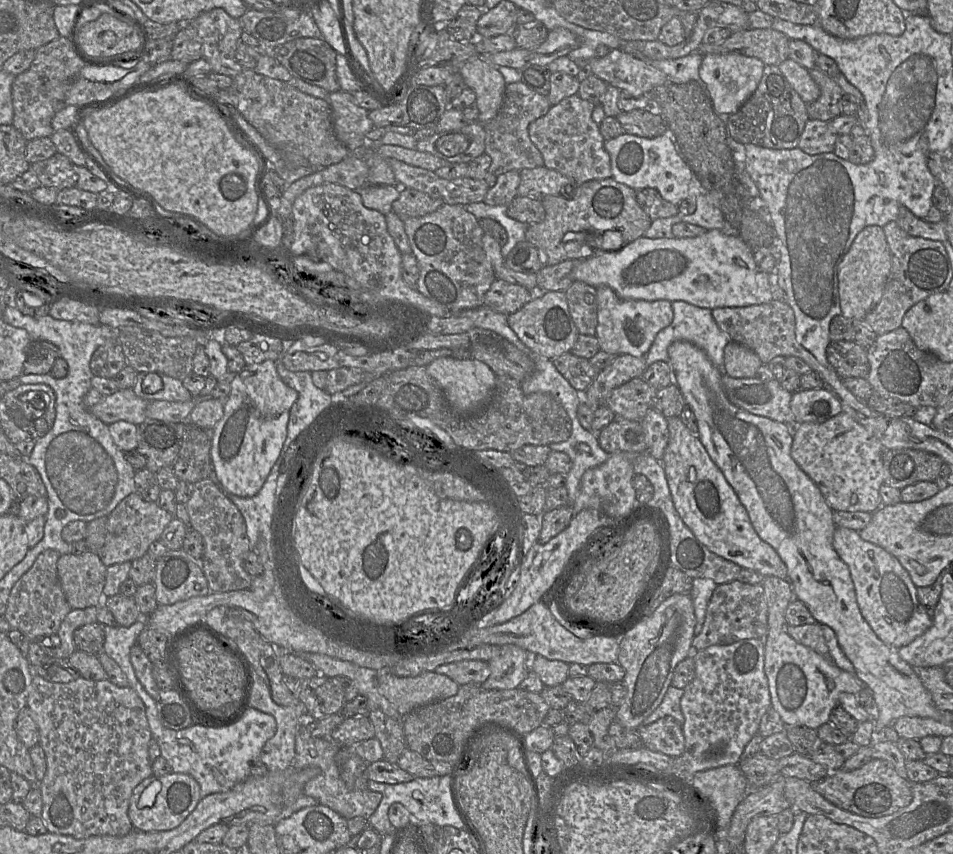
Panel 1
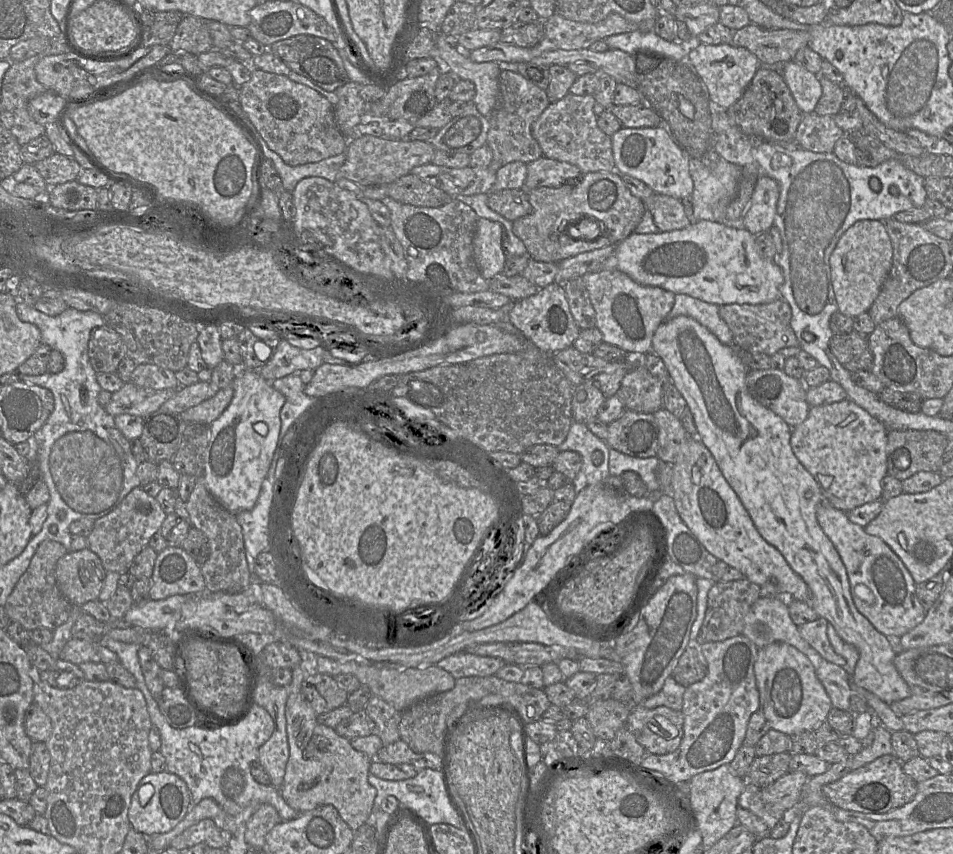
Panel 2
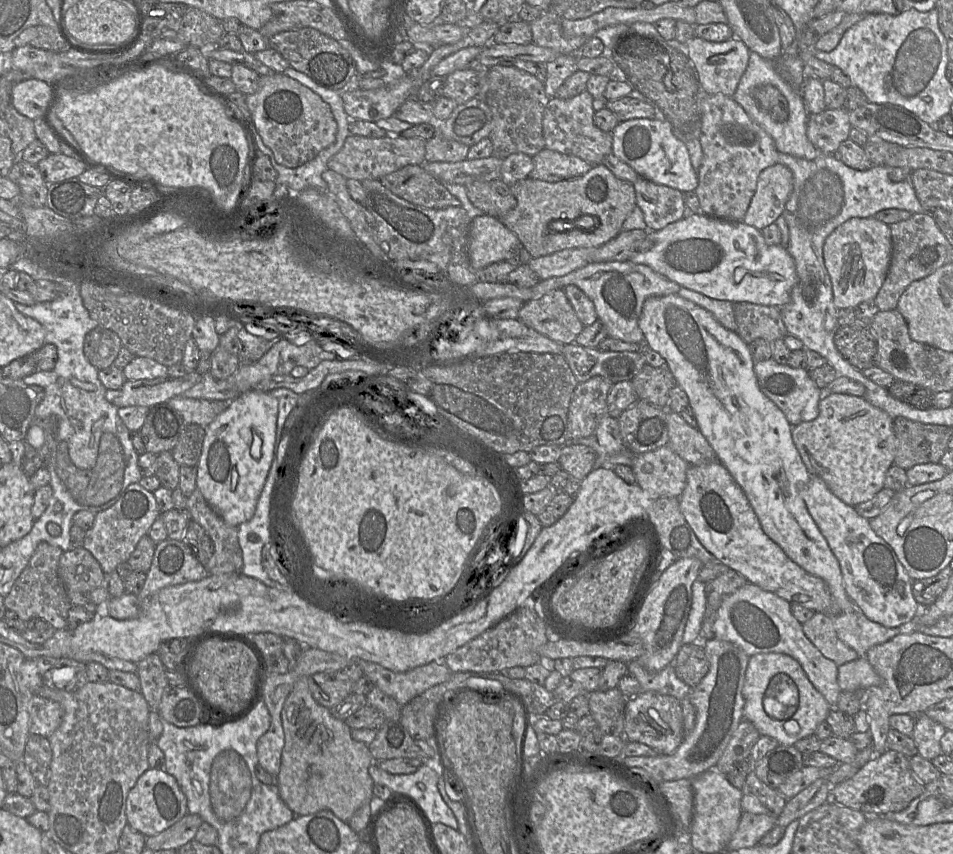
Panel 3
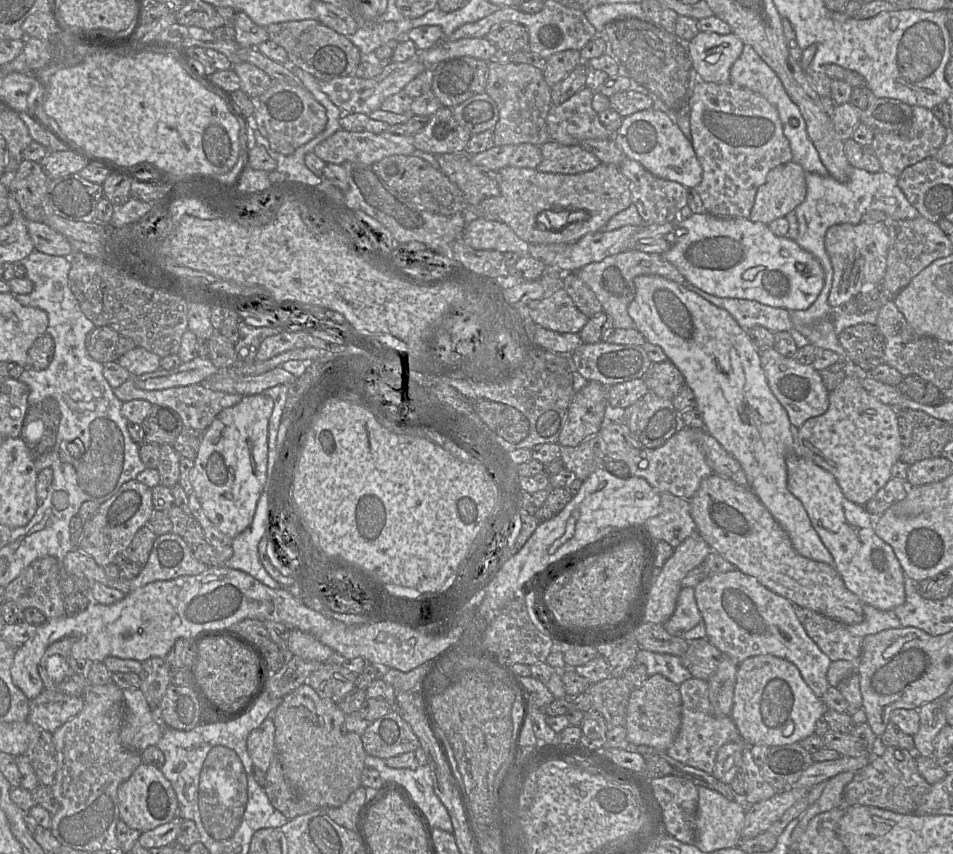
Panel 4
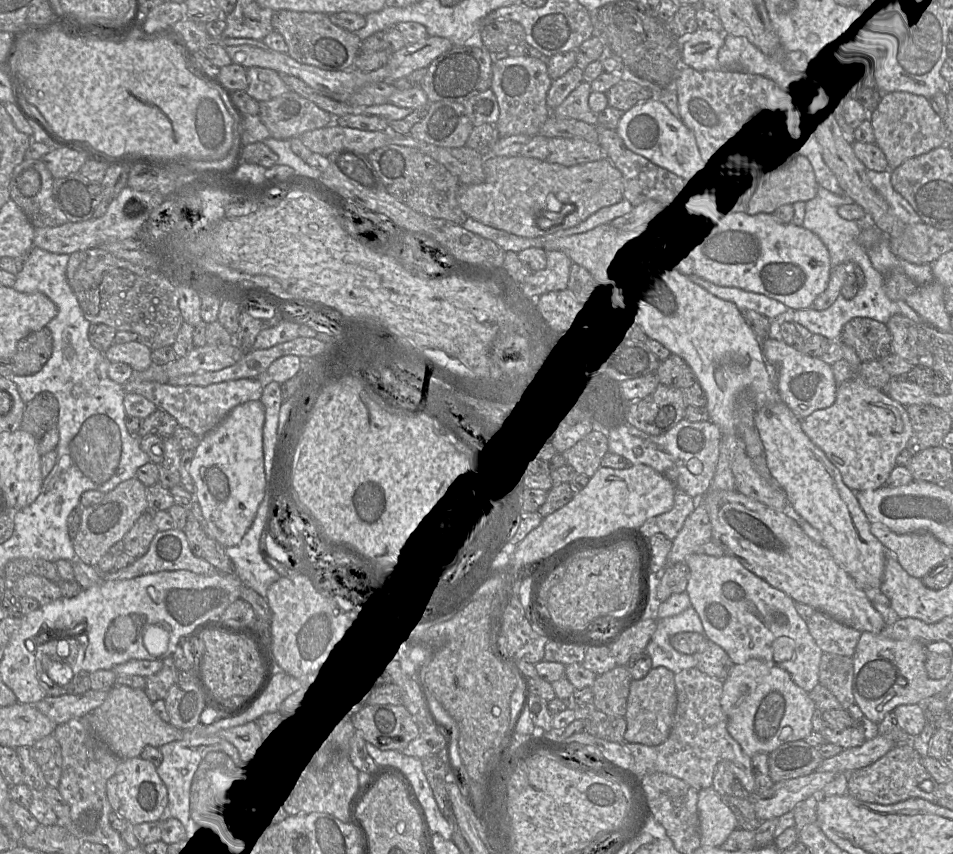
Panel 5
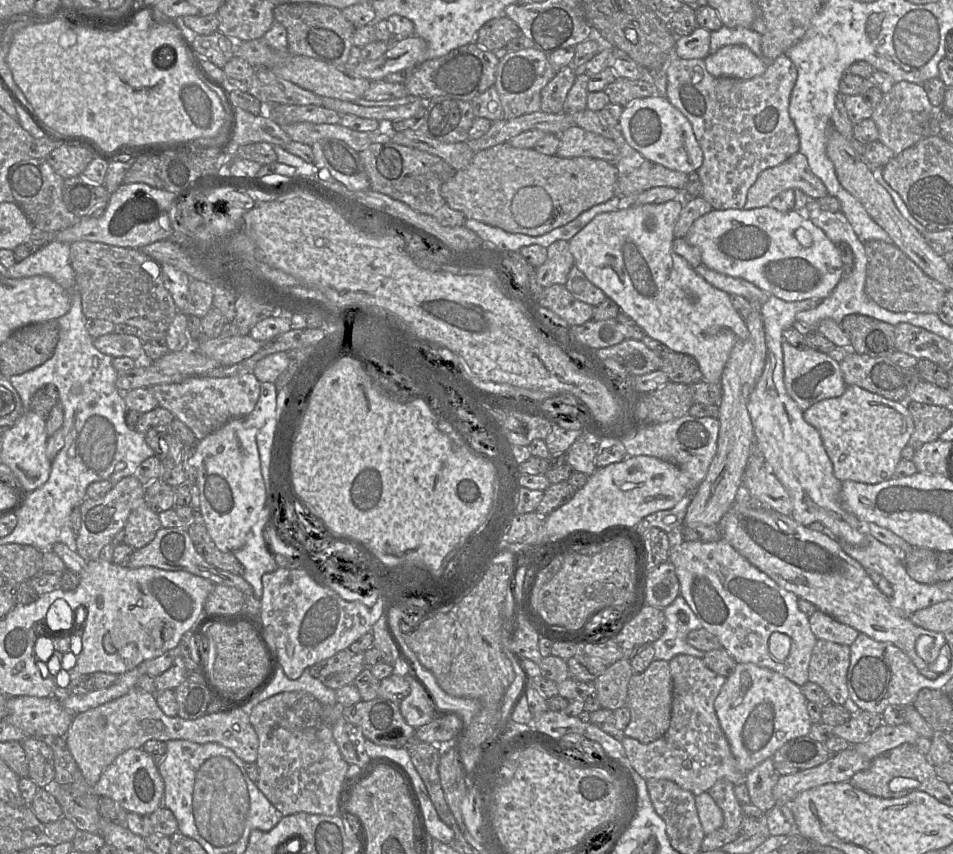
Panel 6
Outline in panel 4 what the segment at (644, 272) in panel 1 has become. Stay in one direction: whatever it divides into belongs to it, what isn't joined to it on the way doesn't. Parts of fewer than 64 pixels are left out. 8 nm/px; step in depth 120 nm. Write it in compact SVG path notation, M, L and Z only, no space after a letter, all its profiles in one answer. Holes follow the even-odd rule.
M693 213L688 218L676 220L676 242L662 254L685 279L702 291L721 298L754 300L771 307L789 311L806 310L817 299L824 286L824 270L820 262L802 249L794 240L778 237L767 224L748 218L723 218L708 213ZM681 229L685 233L681 235Z

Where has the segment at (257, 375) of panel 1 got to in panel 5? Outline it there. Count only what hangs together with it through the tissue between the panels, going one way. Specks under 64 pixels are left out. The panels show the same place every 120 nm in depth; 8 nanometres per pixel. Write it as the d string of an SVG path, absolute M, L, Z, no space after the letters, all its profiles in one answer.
M260 400L248 401L233 408L209 433L200 437L189 473L194 481L195 500L199 503L207 525L207 535L224 548L238 545L252 525L266 493L263 454L265 407Z

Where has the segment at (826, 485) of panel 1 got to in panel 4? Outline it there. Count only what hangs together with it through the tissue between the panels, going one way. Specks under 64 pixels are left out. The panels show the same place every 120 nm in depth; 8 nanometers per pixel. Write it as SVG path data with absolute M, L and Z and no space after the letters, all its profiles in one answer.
M852 361L850 362L847 362L845 364L845 372L846 372L846 377L845 379L843 380L842 383L840 383L840 385L838 385L834 390L830 391L829 392L829 407L827 409L827 411L820 415L820 416L817 416L817 417L812 417L808 420L806 420L804 422L804 424L798 428L798 430L796 431L796 453L797 455L799 456L802 456L802 457L805 457L809 460L811 460L812 462L814 462L815 464L817 464L818 466L822 467L823 469L827 470L828 472L830 472L834 477L835 479L837 480L837 483L839 484L844 496L851 502L855 503L855 504L858 504L860 506L864 506L871 498L873 498L876 493L891 479L891 470L892 470L892 466L899 460L899 457L900 457L900 454L902 452L902 443L901 443L901 435L900 435L900 430L899 430L899 424L898 424L898 419L897 419L897 410L890 406L890 405L887 405L883 402L881 402L880 400L876 399L875 397L871 396L862 386L861 384L861 380L860 378L862 378L862 376L866 376L865 374L862 374L862 373L868 373L868 372L862 372L862 370L860 369L860 367L858 367L856 364L854 364Z

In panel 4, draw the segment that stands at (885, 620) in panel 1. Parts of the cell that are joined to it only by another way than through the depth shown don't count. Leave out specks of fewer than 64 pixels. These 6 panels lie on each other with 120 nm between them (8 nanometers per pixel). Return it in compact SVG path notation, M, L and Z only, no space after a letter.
M790 453L786 458L787 487L799 499L811 524L834 559L834 567L845 586L863 604L892 611L905 602L905 573L890 545L874 532L874 518L867 510L849 501L835 477L811 460Z

